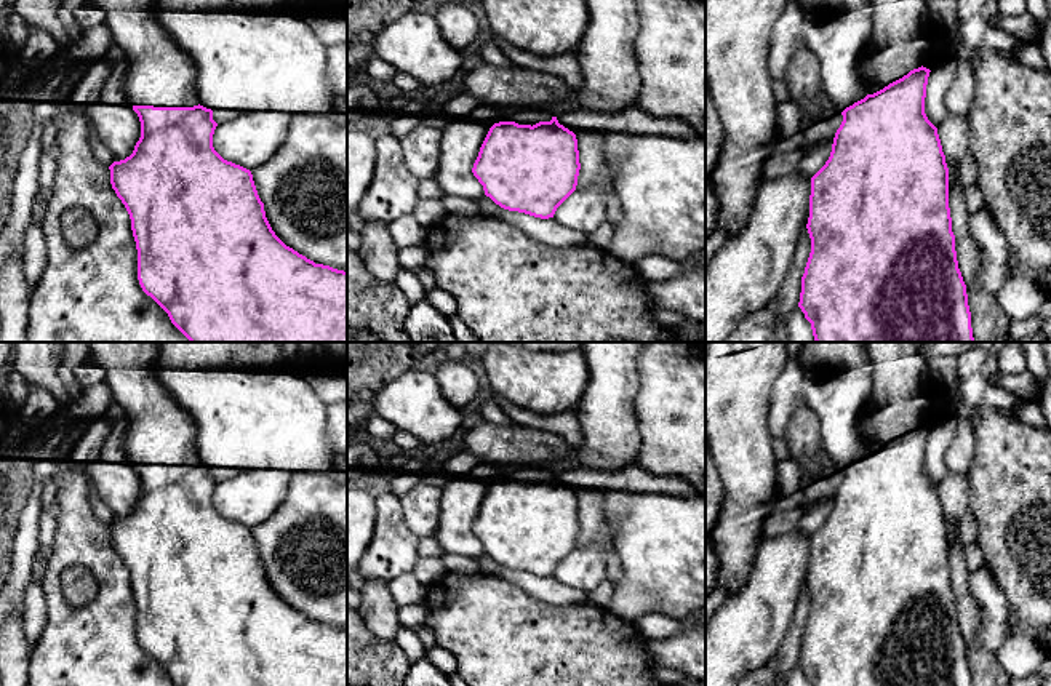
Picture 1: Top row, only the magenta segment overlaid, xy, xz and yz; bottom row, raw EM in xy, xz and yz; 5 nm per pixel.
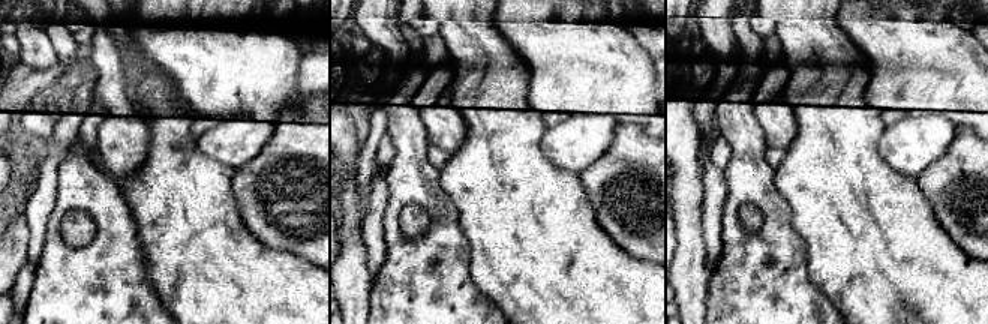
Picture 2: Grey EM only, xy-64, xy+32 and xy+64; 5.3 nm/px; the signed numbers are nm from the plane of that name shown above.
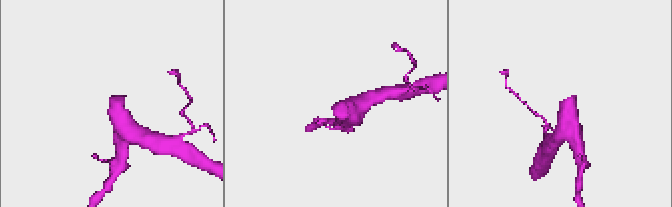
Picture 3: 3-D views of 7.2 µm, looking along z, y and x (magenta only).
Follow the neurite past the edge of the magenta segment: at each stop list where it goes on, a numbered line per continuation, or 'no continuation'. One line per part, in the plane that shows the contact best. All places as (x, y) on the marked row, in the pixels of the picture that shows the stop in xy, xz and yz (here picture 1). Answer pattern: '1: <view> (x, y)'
1: xy (159, 74)

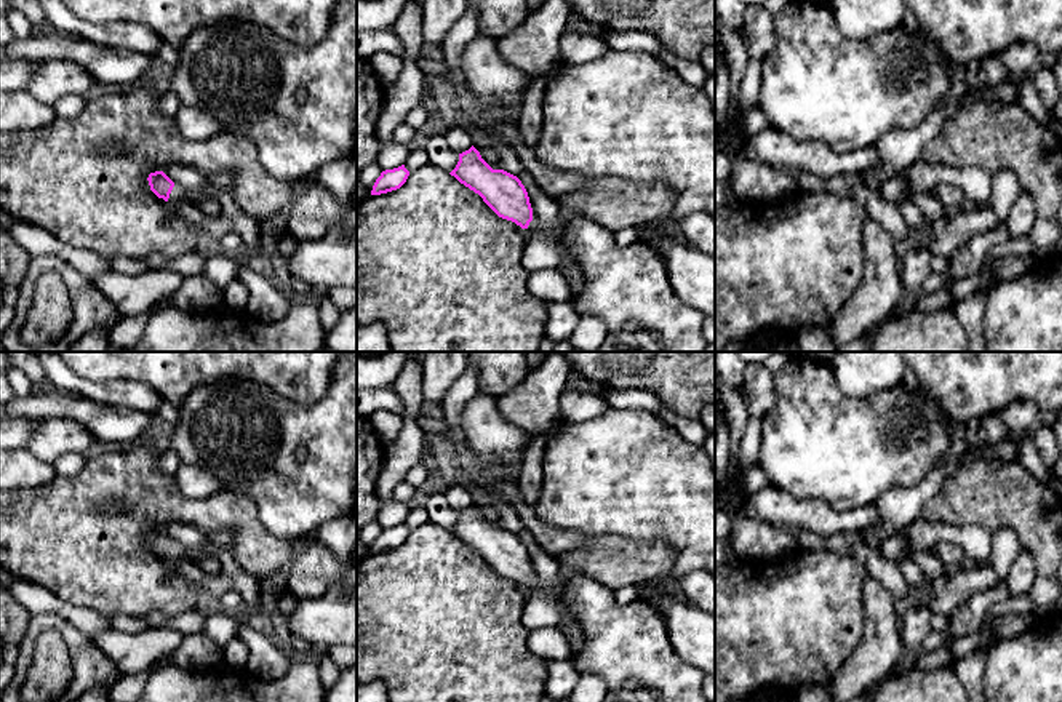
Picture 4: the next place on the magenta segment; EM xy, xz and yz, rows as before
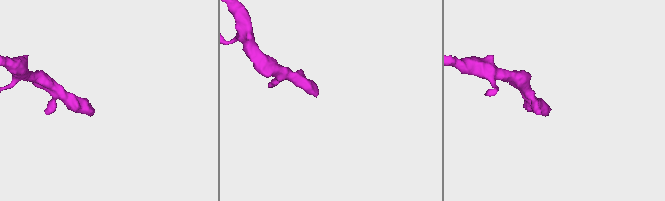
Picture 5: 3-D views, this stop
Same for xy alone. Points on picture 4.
1: xy (200, 197)

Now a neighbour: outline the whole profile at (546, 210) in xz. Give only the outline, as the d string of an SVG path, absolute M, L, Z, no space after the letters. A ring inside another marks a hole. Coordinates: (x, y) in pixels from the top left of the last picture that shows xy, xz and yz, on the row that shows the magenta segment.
M525 171L518 179L528 192L533 219L541 222L547 230L555 230L557 225L563 222L558 201L545 195L529 173Z

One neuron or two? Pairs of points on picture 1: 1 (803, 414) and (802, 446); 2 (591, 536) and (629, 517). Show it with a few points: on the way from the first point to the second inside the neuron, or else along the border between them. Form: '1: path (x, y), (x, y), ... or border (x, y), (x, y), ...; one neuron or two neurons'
1: path (803, 422), (803, 438); one neuron
2: border (605, 502), (602, 517); two neurons

